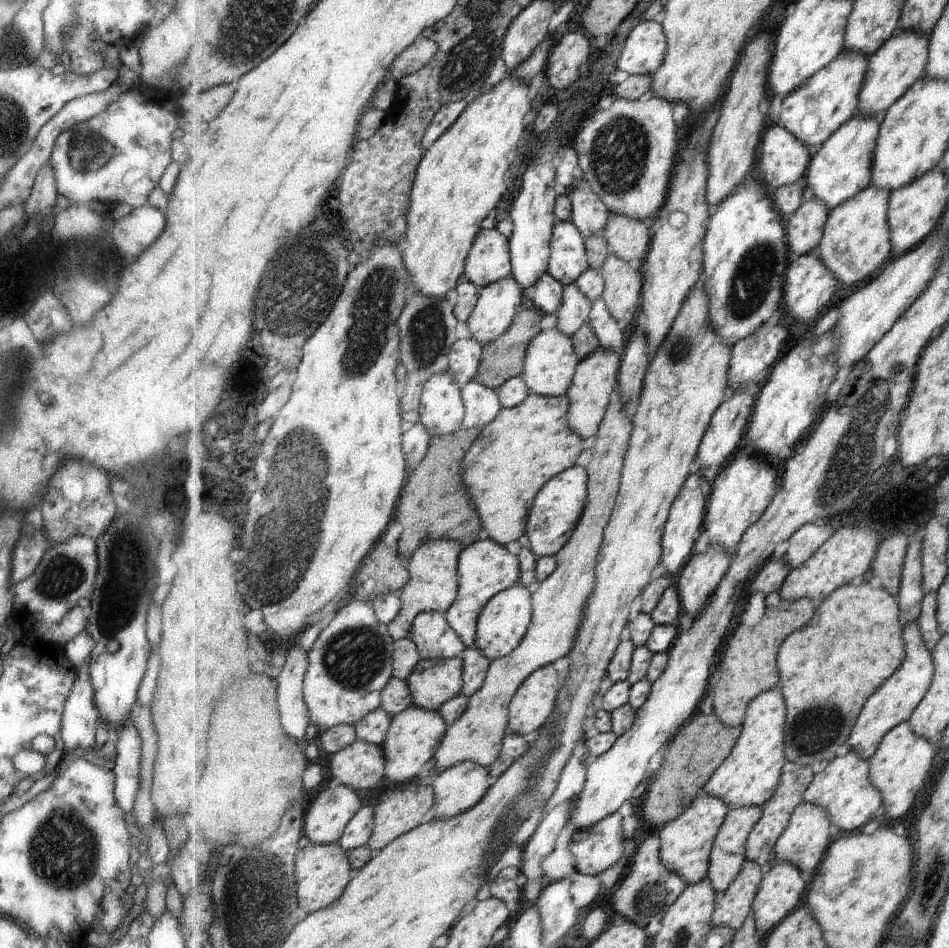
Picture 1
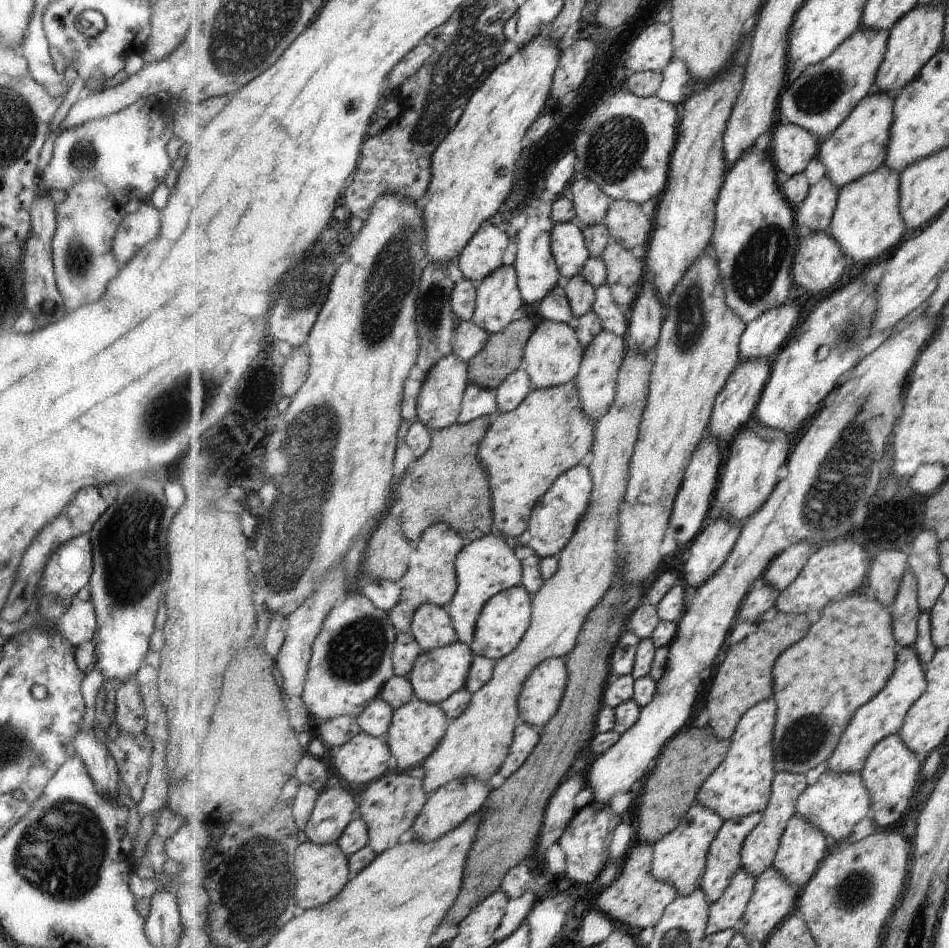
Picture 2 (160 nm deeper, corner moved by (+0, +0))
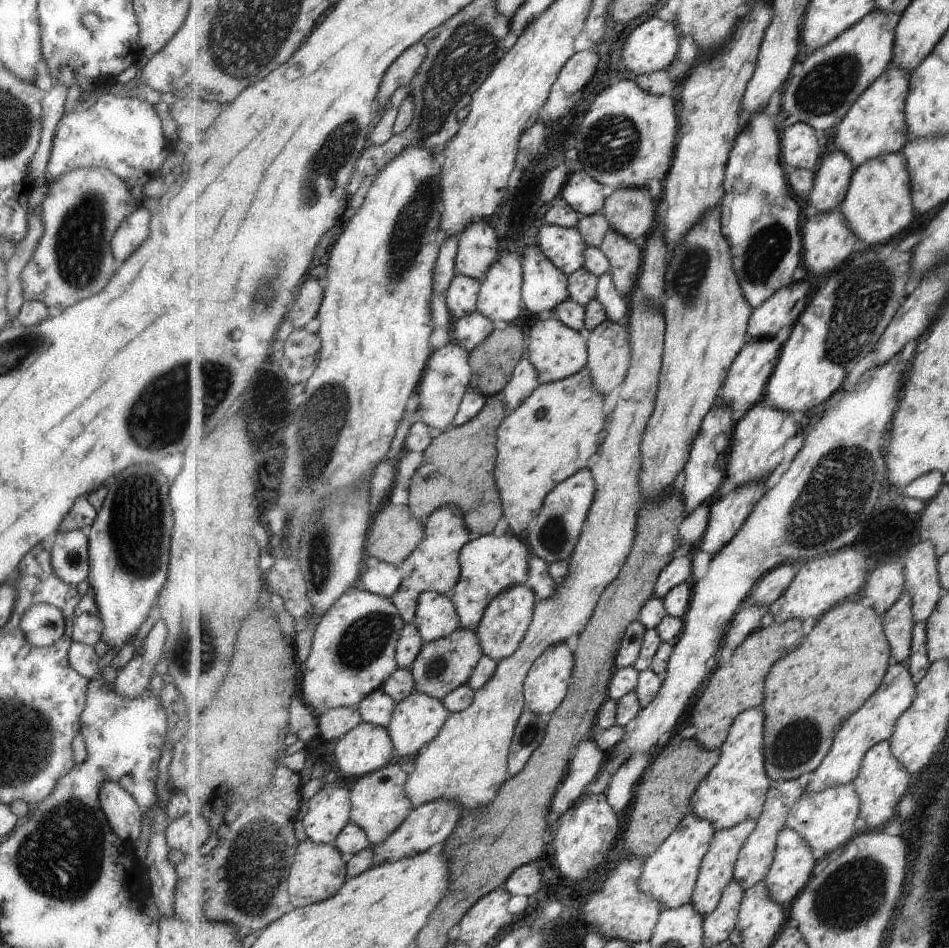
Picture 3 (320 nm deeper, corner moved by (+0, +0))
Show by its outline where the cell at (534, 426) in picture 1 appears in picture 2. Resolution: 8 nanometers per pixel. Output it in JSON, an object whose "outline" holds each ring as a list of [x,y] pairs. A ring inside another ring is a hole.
{"outline":[[[576,380],[551,388],[534,388],[523,404],[510,413],[500,413],[492,422],[488,434],[480,444],[480,459],[489,473],[495,526],[502,536],[518,537],[527,532],[533,509],[539,506],[541,498],[552,489],[553,483],[562,475],[586,463],[592,454],[595,441],[593,420],[585,414]]]}

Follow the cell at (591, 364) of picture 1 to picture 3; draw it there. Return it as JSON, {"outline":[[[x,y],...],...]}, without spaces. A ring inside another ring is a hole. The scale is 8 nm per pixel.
{"outline":[[[595,297],[586,307],[586,337],[588,342],[587,370],[592,374],[594,385],[609,396],[617,386],[622,386],[632,365],[632,342],[629,325],[609,319],[603,303]]]}

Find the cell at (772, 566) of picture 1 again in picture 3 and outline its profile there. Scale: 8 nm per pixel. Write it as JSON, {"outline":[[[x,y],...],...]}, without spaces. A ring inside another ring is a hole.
{"outline":[[[749,602],[743,604],[725,635],[723,645],[733,650],[741,646],[752,634],[762,629],[761,620],[769,610],[769,607],[756,607]]]}

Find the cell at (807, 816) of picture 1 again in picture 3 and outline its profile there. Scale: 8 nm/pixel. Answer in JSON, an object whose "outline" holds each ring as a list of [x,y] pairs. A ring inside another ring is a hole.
{"outline":[[[786,826],[780,832],[776,857],[774,858],[771,870],[769,870],[764,880],[765,886],[768,886],[770,897],[775,902],[789,909],[800,892],[813,878],[812,874],[815,864],[817,864],[817,860],[813,856],[813,849],[809,846],[808,841],[801,836],[800,832]]]}

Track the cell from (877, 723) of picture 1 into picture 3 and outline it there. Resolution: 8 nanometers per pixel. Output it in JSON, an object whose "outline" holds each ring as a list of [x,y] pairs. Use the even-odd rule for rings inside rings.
{"outline":[[[892,662],[880,689],[837,731],[832,749],[821,766],[812,773],[805,792],[816,795],[833,787],[855,782],[859,776],[866,753],[880,742],[889,741],[897,721],[913,706],[917,696],[917,683],[913,682],[907,663]]]}

